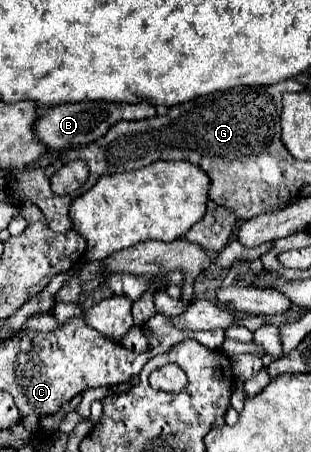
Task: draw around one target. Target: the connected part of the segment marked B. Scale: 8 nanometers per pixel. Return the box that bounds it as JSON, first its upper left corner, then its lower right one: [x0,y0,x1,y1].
[33,103,155,151]

